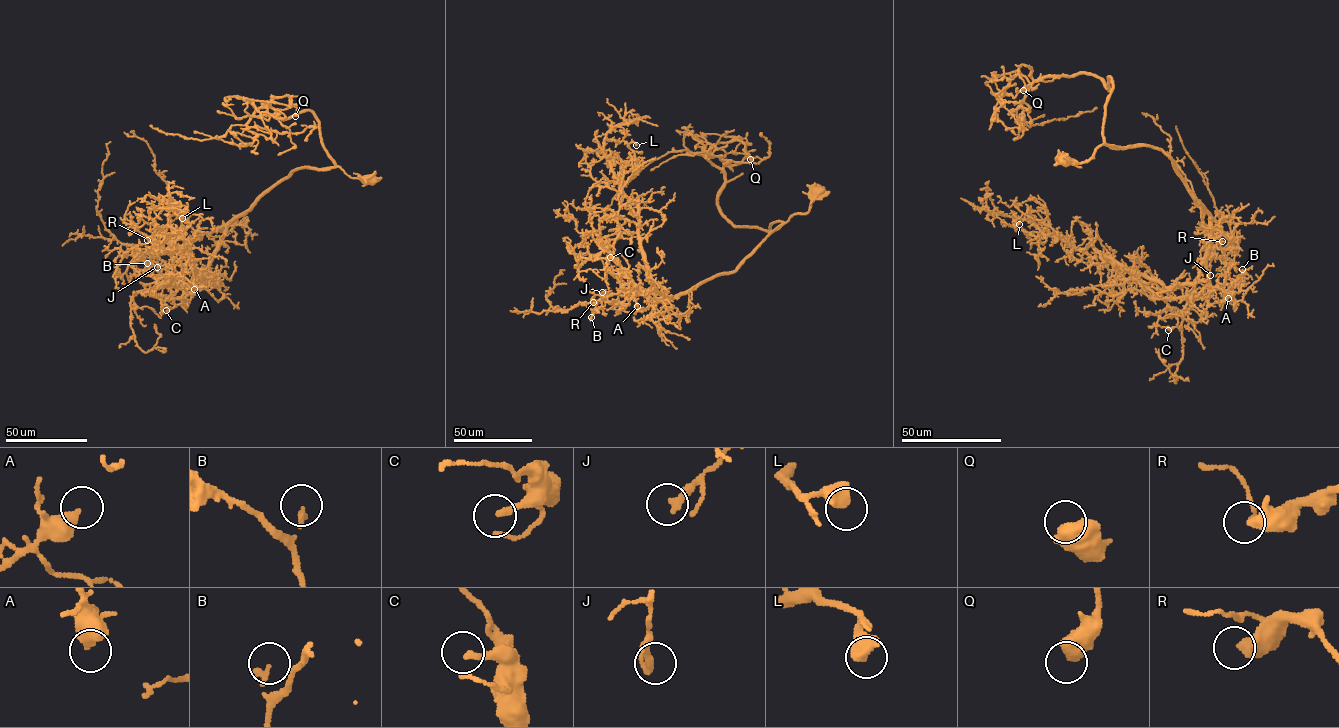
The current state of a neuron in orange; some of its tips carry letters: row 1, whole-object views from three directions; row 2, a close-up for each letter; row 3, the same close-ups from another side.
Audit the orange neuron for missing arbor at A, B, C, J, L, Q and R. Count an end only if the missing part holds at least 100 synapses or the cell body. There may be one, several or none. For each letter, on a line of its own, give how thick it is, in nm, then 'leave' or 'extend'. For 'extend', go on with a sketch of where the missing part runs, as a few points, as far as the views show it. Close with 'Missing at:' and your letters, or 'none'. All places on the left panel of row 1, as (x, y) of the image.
A: calibre 500 nm; leave
B: calibre 200 nm; leave
C: calibre 240 nm; leave
J: calibre 280 nm; leave
L: calibre 600 nm; leave
Q: calibre 650 nm; leave
R: calibre 480 nm; leave
Missing at: none

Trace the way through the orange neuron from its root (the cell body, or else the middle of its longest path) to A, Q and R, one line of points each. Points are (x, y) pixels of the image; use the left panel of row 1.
A: (367, 179), (351, 178), (338, 166), (293, 170), (227, 226), (189, 292), (194, 289)
Q: (367, 179), (351, 178), (336, 165), (310, 111), (281, 118), (263, 103), (286, 95), (295, 116)
R: (367, 179), (351, 178), (338, 166), (299, 168), (248, 210), (180, 249), (161, 253), (156, 242), (147, 240)

